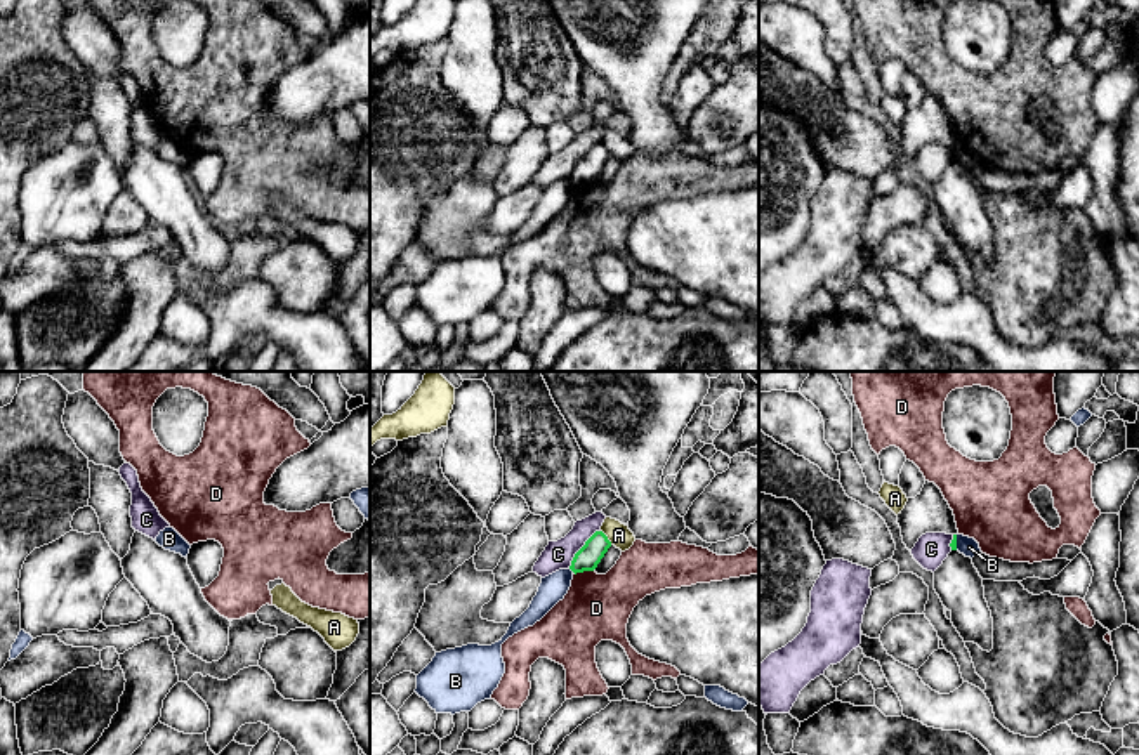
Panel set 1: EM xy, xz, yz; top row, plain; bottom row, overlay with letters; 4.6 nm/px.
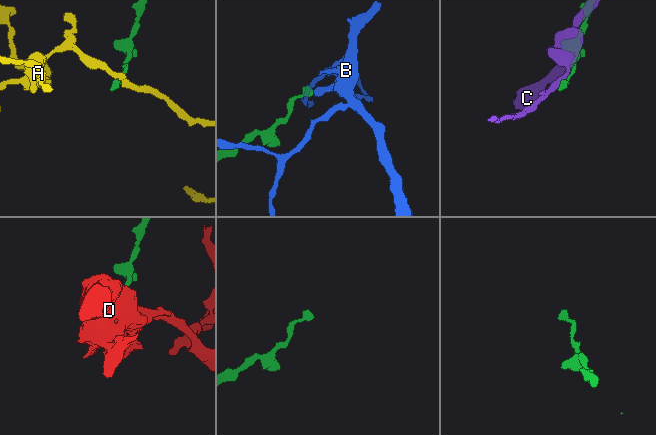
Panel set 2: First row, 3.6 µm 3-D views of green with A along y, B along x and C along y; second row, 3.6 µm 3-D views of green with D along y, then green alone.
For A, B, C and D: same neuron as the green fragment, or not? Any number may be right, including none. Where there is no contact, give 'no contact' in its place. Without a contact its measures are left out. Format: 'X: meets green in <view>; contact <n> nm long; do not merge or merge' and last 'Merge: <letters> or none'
A: meets green in xz; contact 90 nm long; do not merge
B: meets green in xz; contact 30 nm long; do not merge
C: meets green in xz; contact 240 nm long; do not merge
D: meets green in xz; contact 100 nm long; do not merge
Merge: none

